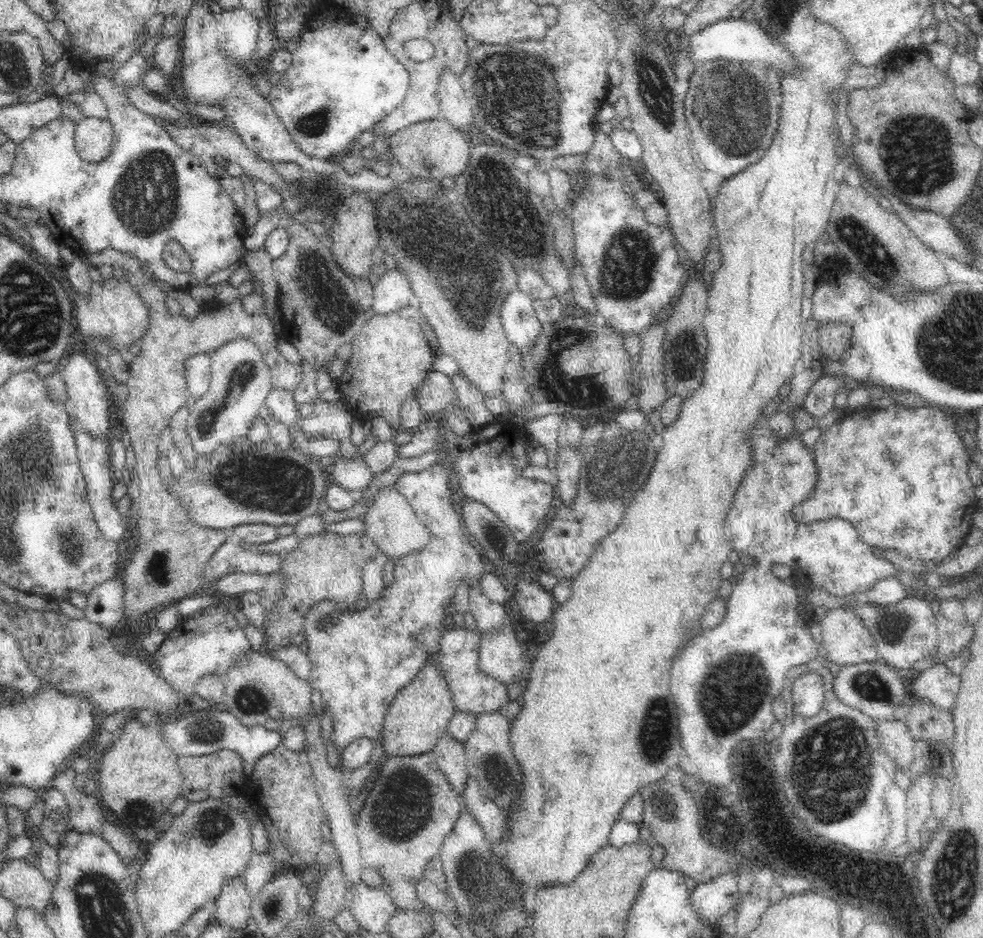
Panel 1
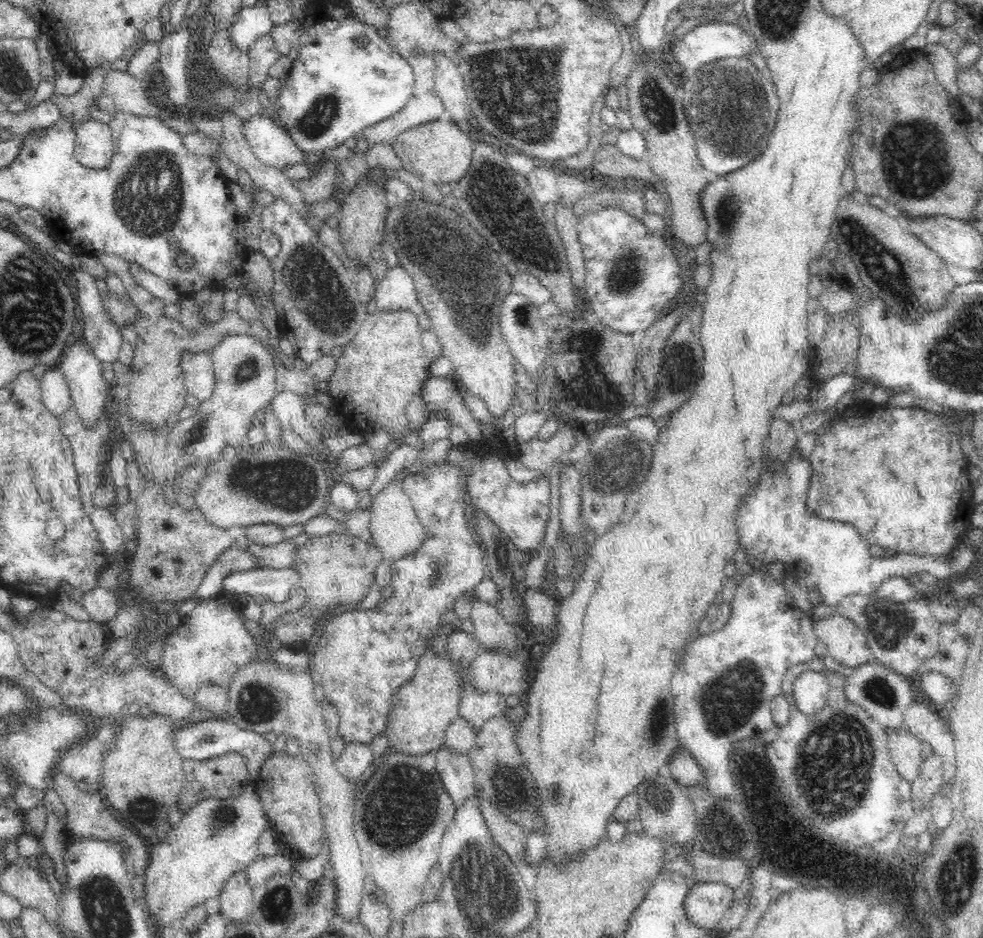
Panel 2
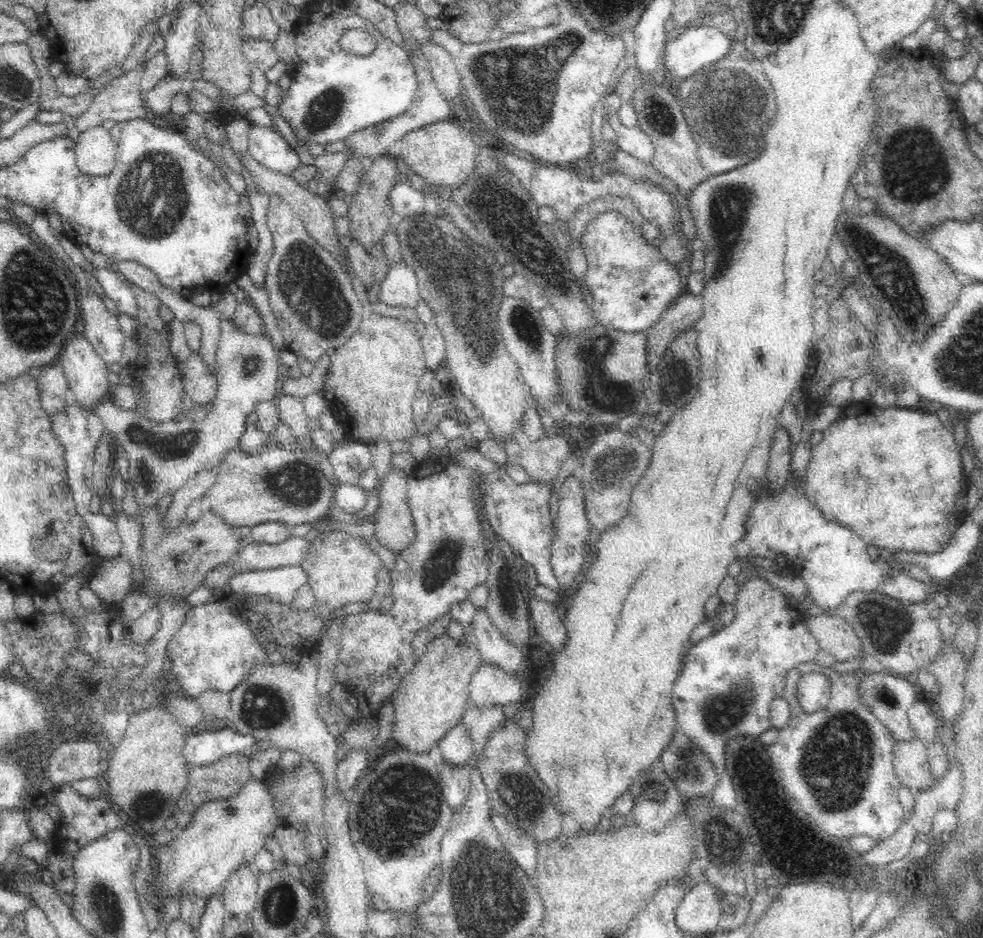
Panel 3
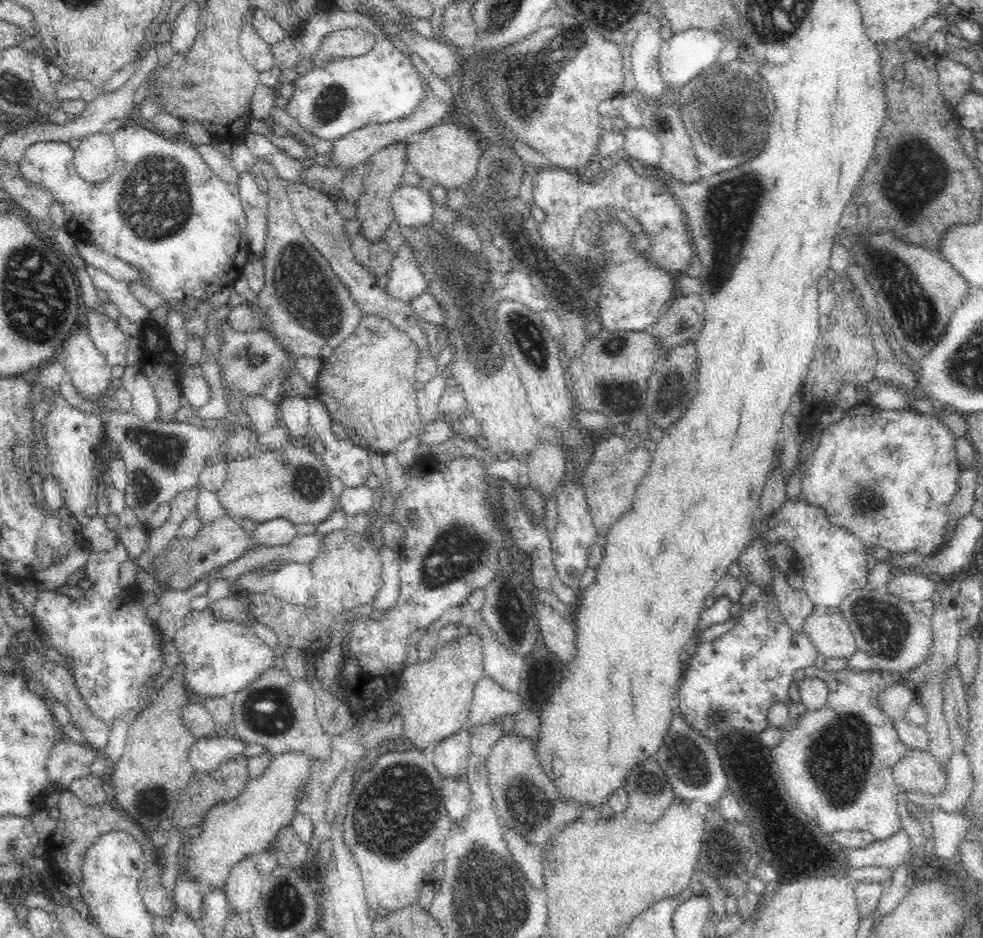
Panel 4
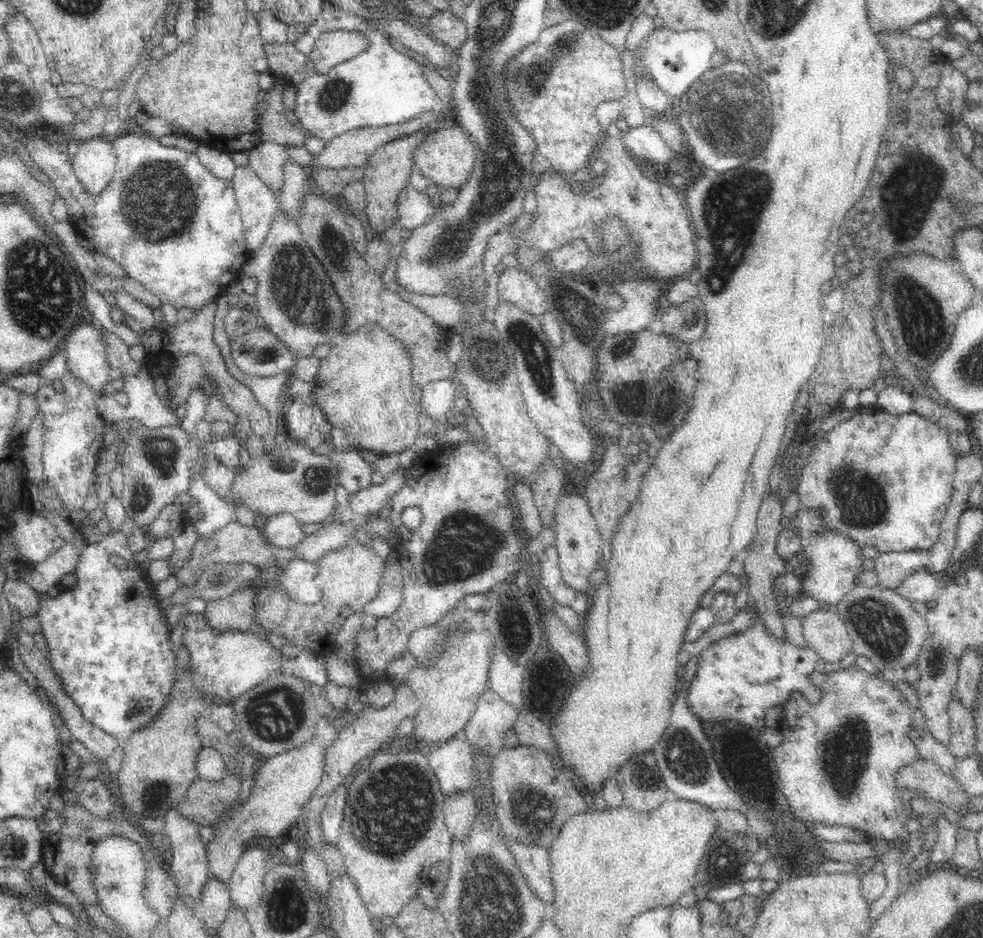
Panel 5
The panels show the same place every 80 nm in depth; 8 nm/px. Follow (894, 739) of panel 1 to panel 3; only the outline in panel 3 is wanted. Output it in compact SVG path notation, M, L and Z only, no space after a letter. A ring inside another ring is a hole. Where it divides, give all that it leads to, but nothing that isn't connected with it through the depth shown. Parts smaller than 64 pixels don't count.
M920 739L897 740L893 752L895 775L901 784L911 790L935 785L928 764L927 745Z

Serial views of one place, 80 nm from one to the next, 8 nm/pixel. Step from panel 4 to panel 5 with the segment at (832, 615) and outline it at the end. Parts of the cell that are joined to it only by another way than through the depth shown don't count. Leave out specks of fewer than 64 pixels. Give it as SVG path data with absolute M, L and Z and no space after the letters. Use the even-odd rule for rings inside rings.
M821 608L802 619L802 635L820 658L822 667L839 662L853 652L852 641L844 621L830 608Z

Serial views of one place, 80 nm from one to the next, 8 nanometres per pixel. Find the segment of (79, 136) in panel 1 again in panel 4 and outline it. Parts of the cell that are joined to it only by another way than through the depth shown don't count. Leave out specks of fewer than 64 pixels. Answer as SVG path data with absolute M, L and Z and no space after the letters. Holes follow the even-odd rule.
M109 129L82 138L80 146L76 148L74 161L78 176L92 185L110 178L119 162Z

